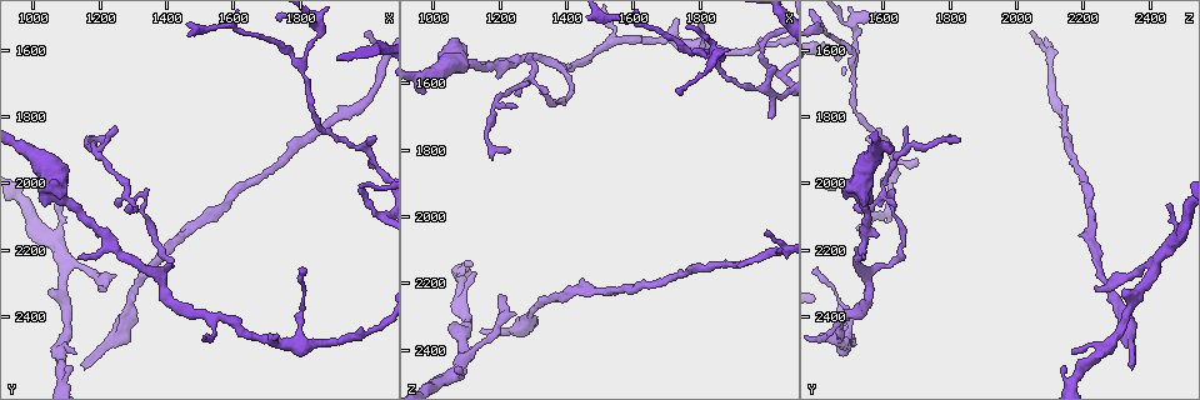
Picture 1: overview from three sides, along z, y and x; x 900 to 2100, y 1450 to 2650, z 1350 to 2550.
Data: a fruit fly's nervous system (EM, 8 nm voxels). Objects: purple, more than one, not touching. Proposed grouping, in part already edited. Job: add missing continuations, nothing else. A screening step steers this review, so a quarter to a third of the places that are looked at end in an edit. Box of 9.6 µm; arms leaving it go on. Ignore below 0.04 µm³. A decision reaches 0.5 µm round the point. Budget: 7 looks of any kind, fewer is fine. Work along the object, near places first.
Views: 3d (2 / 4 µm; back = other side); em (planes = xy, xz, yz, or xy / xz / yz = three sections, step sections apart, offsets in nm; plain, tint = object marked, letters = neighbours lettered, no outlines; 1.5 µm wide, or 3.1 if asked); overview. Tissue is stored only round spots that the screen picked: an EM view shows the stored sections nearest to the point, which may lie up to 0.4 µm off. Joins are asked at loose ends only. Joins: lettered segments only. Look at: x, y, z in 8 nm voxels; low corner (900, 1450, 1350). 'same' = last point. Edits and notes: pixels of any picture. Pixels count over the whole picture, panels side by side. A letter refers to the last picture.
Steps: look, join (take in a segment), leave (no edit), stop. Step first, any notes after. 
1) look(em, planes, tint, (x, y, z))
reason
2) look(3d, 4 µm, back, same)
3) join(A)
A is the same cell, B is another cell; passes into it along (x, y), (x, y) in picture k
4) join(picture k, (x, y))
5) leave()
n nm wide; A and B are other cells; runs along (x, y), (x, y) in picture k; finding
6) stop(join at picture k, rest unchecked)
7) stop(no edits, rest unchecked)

look(3d, 4 µm, (1200, 2310, 2230))
branch stops here

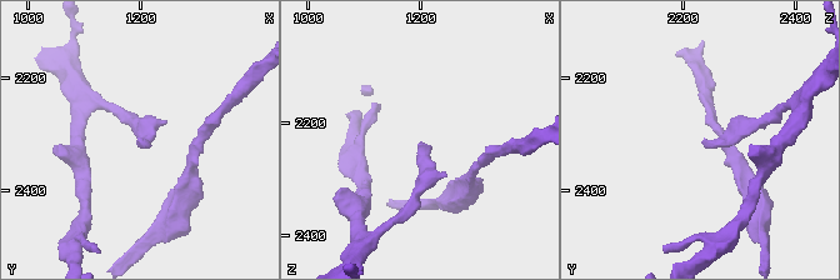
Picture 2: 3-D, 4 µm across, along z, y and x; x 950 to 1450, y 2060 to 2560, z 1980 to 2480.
look(em, planes, letters, (1200, 2315, 2235))
now the EM

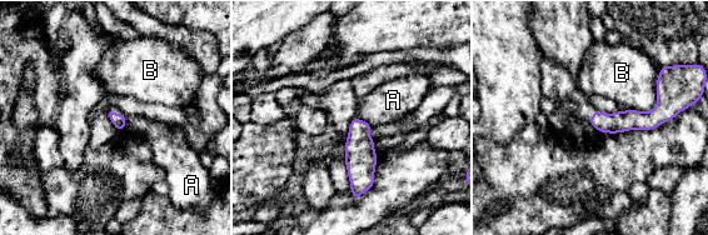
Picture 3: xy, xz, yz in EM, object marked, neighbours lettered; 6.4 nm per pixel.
leave()
A and B are other cells; no lettered segment goes on from it

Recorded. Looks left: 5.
look(em, xz, step 8, tint, (1140, 2550, 2340))
free end

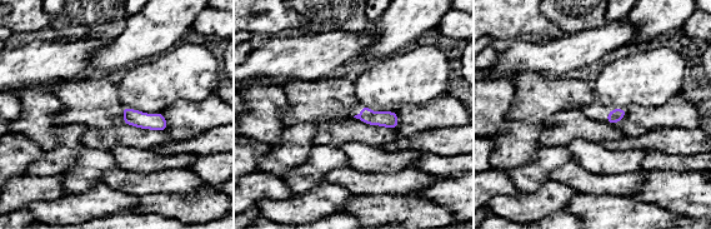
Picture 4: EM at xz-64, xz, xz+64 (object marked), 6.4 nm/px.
look(em, planes, letters, same)
another direction

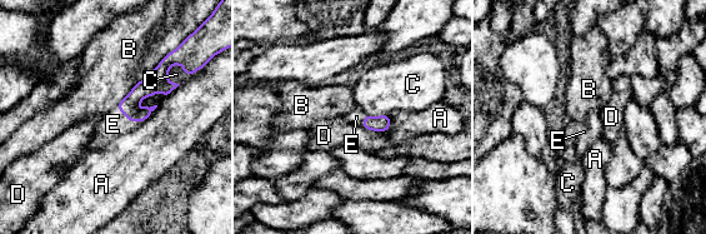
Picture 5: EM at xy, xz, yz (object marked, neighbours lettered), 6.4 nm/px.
join(E)
100 nm wide; E is the same cell, A, B, C and D are other cells; passes into it along (148, 86), (129, 120), (113, 124) in picture 5; the neuron continues

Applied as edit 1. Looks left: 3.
look(em, xy, step 8, letters, (1250, 2060, 1640))
branch stops here

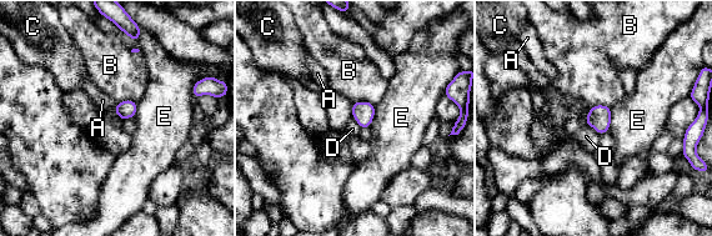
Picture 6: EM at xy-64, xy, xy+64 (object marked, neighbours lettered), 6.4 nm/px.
leave()
110 nm wide; A, B, C, D and E are other cells; border along (352, 103), (370, 101), (374, 105) in picture 6; none of them fits

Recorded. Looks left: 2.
stop(join at picture 5, rest unchecked)

